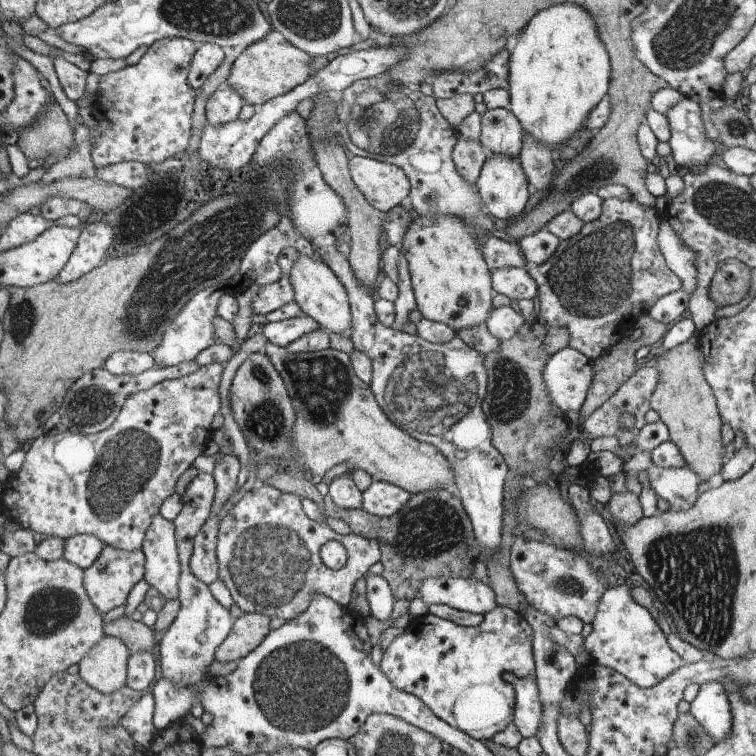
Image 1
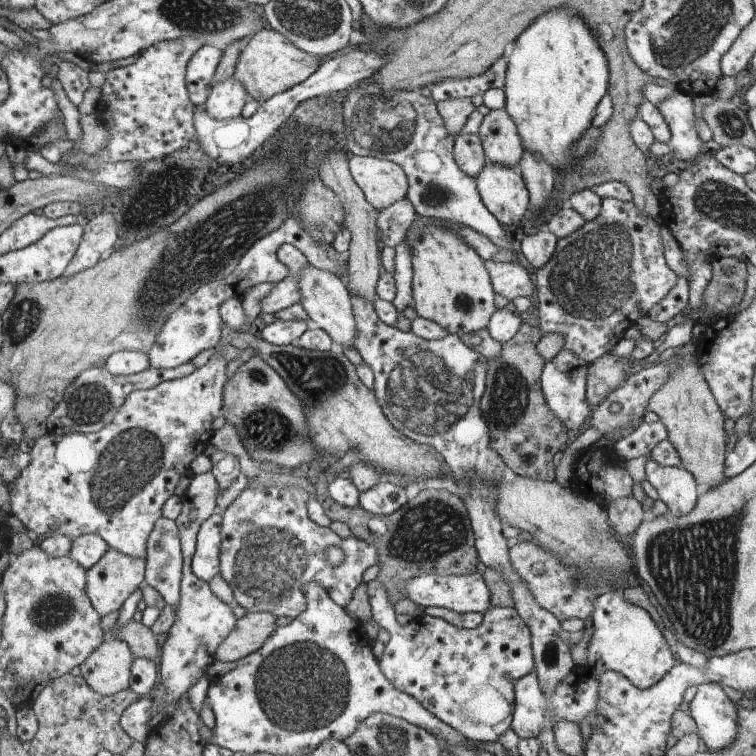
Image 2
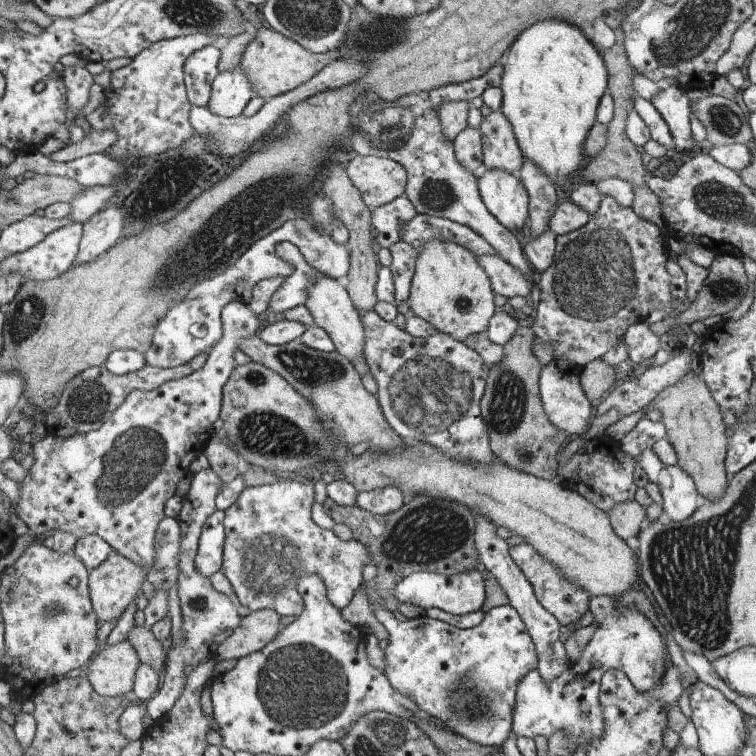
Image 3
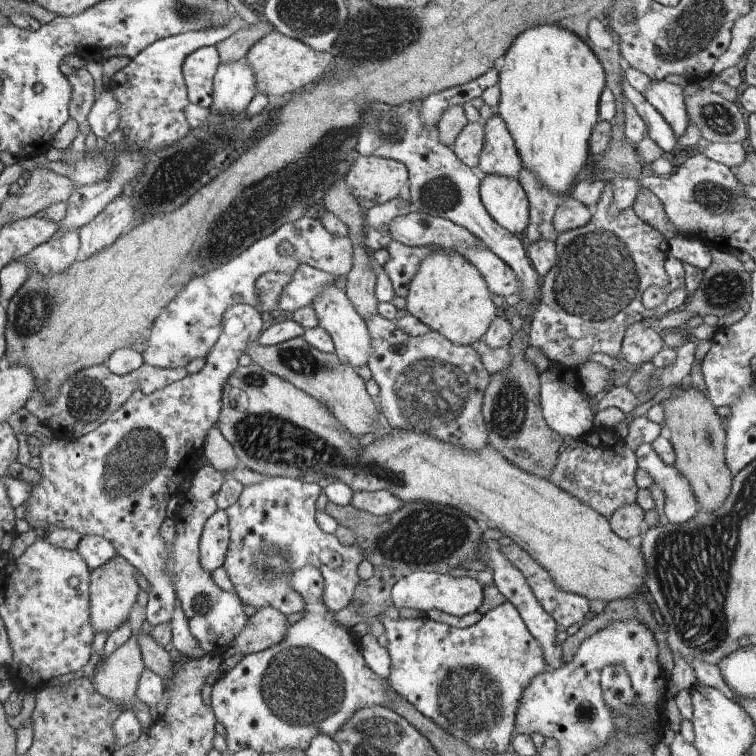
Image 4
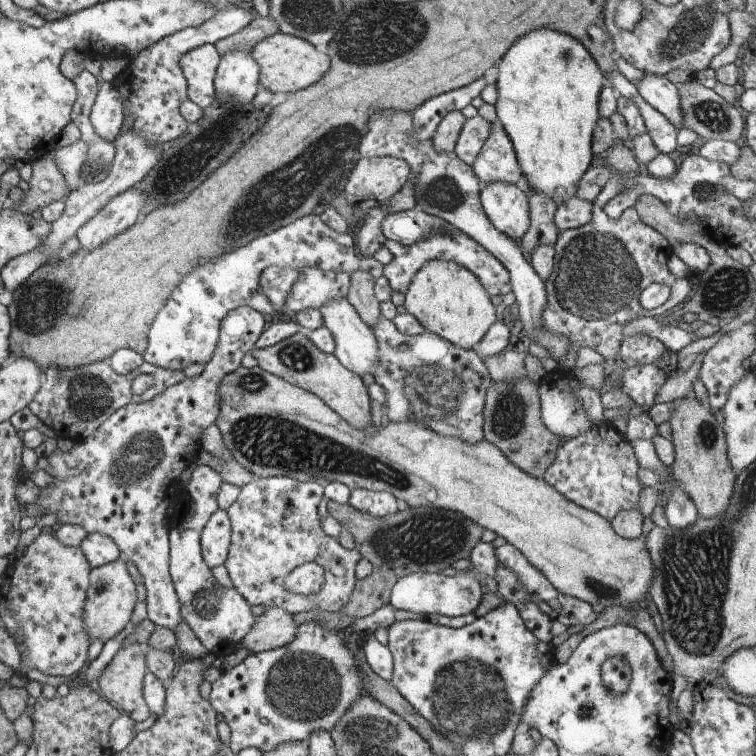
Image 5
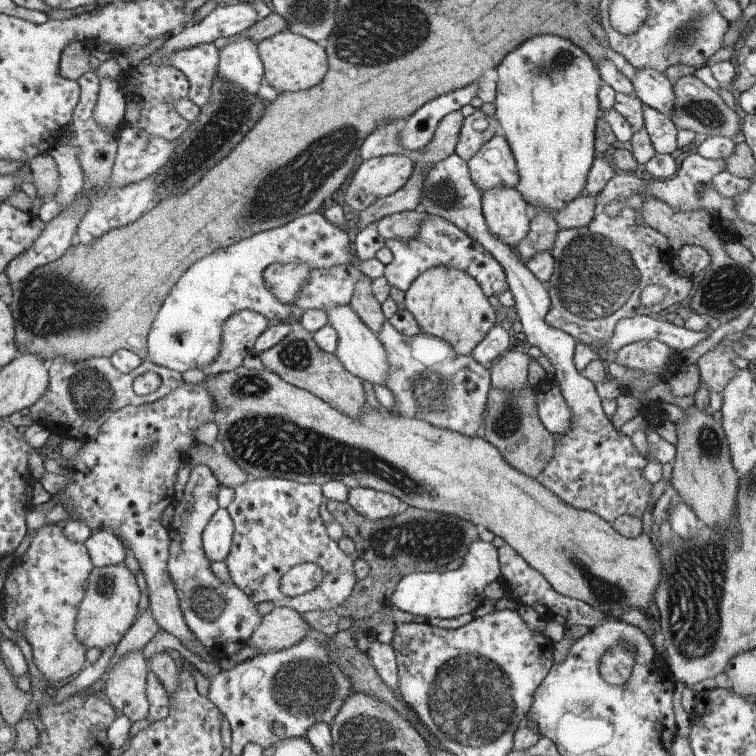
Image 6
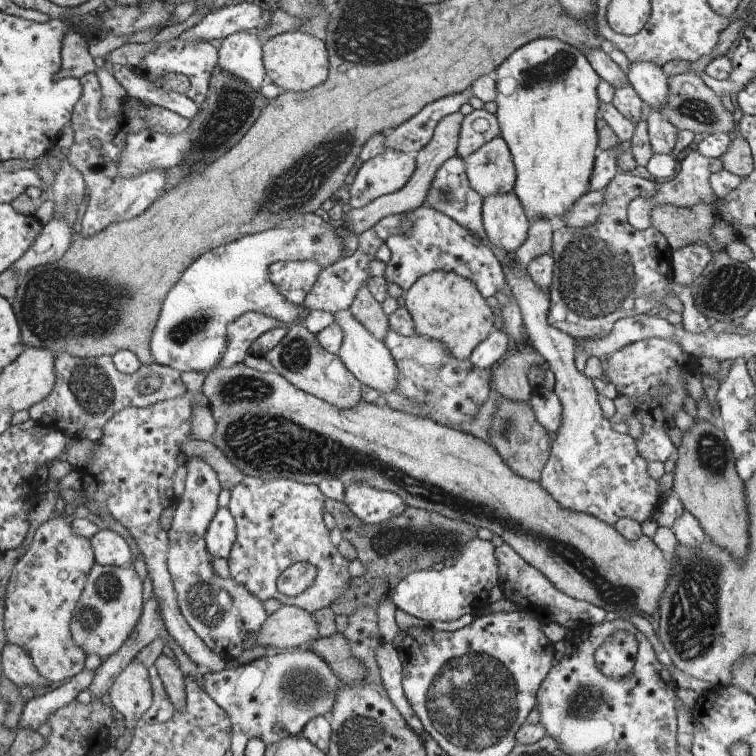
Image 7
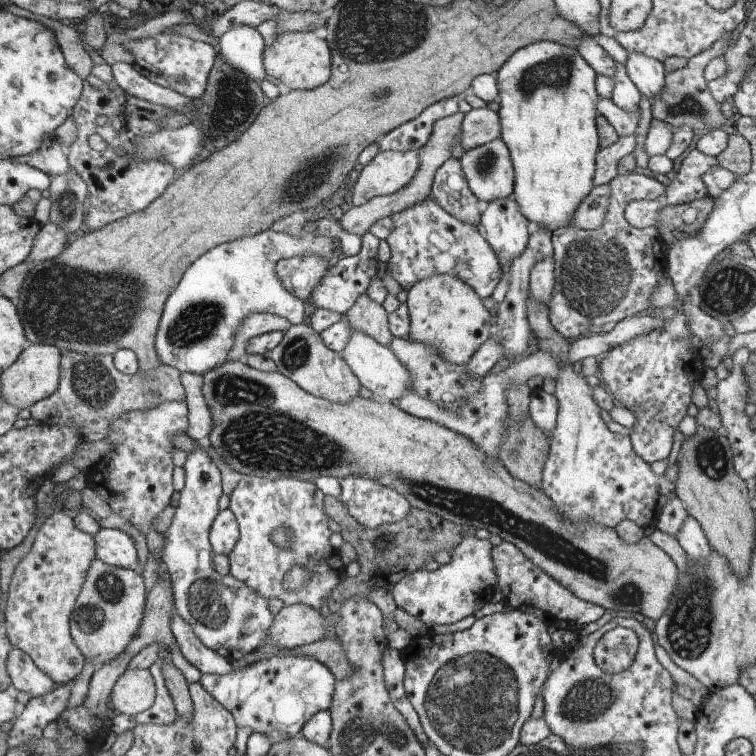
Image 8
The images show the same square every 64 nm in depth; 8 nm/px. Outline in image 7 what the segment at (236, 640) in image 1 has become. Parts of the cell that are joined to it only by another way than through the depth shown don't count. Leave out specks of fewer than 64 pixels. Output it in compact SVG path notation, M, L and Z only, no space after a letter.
M282 605L282 608L268 616L267 623L260 628L256 645L288 650L316 641L320 636L318 622L313 616L304 608Z

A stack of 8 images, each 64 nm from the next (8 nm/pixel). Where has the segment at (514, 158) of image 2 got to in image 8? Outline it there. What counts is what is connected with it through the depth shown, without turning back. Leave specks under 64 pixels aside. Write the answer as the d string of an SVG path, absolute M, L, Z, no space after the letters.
M500 138L466 151L459 162L468 187L478 200L490 204L513 196L511 156Z

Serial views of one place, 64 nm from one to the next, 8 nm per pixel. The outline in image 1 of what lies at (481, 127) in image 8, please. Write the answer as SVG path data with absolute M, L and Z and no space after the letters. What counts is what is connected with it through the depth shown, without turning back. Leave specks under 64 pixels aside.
M460 140L454 150L454 160L464 180L475 186L487 162L480 140Z

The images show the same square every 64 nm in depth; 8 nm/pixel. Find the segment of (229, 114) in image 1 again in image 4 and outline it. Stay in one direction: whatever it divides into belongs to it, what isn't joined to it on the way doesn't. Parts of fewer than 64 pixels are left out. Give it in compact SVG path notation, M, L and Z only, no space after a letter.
M245 58L220 64L213 79L212 112L241 117L258 93L255 73Z

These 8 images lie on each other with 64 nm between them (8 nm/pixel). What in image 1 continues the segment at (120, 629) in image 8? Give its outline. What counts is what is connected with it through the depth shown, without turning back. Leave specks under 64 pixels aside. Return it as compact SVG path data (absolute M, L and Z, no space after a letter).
M105 545L99 559L85 573L84 589L87 590L88 597L92 596L92 604L103 615L127 603L132 588L144 578L144 554L141 550L126 552L120 548Z

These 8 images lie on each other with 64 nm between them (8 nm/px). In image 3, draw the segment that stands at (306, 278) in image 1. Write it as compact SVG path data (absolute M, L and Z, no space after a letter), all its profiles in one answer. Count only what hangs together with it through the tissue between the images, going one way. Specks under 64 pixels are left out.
M327 275L316 276L316 280L312 280L312 284L308 286L305 306L310 310L315 326L321 327L330 336L335 351L340 356L344 356L350 362L364 356L366 332L364 332L363 320L343 280Z

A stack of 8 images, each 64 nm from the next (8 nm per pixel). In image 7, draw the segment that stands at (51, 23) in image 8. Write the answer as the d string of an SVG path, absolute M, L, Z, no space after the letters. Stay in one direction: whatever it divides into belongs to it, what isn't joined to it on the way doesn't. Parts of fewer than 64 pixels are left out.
M74 31L68 32L62 40L63 71L60 75L82 81L86 74L95 74L97 67L88 49L83 36Z

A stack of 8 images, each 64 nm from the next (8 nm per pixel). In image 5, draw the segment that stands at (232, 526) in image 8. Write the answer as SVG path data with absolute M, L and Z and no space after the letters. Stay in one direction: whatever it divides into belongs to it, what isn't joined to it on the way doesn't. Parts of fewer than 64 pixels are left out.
M220 510L208 520L202 533L204 562L210 569L225 564L231 549L231 518L227 510Z

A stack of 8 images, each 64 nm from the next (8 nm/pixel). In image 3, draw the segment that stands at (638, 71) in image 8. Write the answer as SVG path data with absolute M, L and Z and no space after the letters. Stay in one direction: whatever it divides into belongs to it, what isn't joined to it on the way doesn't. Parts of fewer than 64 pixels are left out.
M679 85L660 90L651 104L658 110L670 130L673 147L678 152L686 152L696 144L692 140L690 126L690 100L687 92Z

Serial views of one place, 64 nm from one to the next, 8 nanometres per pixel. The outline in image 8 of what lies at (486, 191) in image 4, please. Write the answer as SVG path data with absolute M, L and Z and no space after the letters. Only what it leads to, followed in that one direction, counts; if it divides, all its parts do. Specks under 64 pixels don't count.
M514 197L488 204L481 214L480 224L486 232L488 244L503 266L518 258L528 245L528 220L520 212Z

